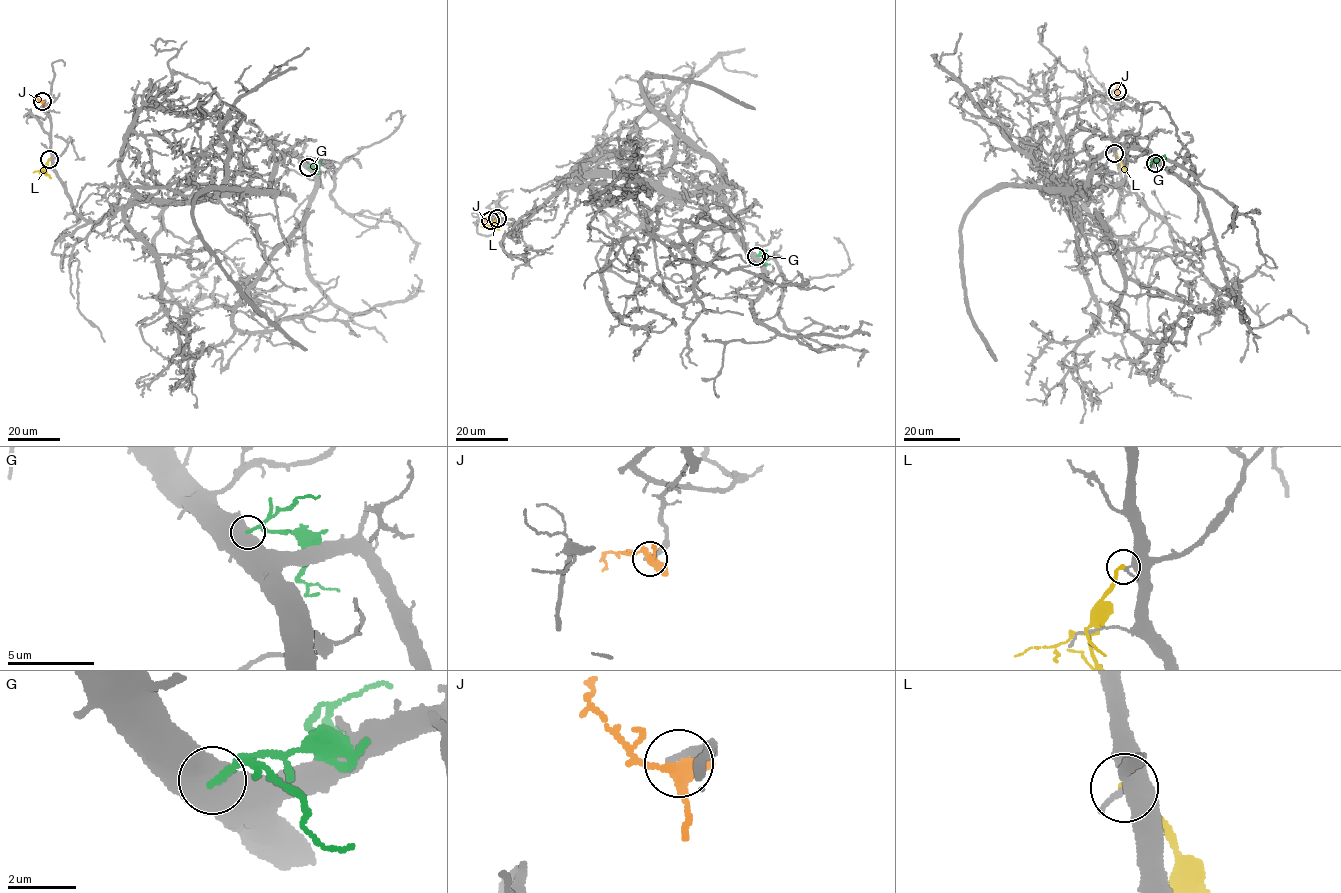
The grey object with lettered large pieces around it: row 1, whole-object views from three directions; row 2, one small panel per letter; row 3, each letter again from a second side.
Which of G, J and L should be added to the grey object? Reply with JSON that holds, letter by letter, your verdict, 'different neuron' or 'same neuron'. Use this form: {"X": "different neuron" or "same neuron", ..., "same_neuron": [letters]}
{"G": "different neuron", "J": "different neuron", "L": "different neuron", "same_neuron": []}

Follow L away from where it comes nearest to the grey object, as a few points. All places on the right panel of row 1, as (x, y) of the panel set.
L: (1115, 154), (1127, 174)

